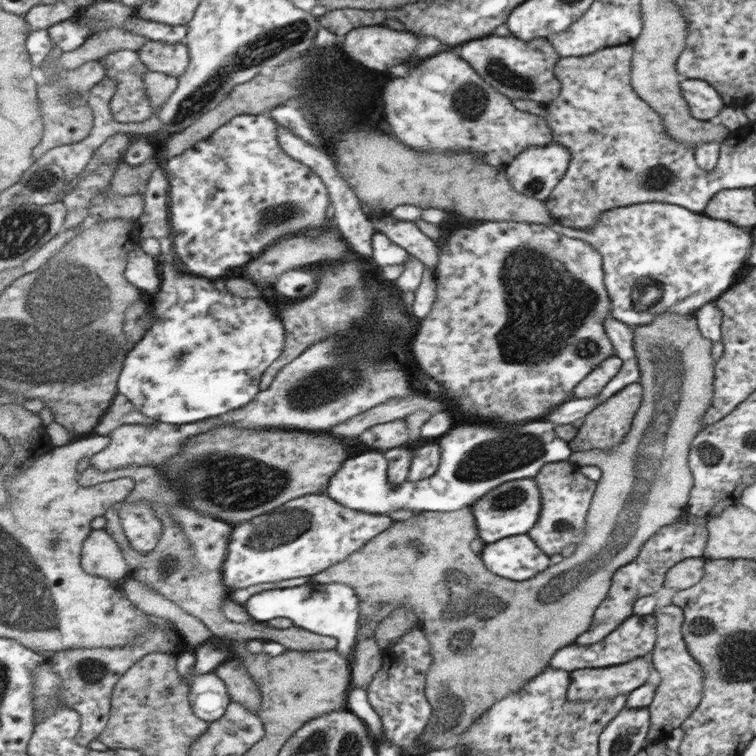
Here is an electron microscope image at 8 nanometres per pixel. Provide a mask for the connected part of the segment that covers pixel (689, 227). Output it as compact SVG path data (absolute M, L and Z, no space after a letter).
M646 202L610 209L602 214L600 220L589 229L575 229L557 223L552 223L552 228L563 235L588 241L603 256L605 287L608 289L608 296L610 296L610 301L612 302L610 315L630 328L648 326L648 324L652 324L658 316L662 316L662 314L666 313L681 314L684 316L695 315L704 304L710 304L710 301L714 301L722 296L722 293L728 291L728 288L732 286L736 272L744 266L746 254L748 254L748 250L750 250L750 246L752 246L752 236L750 236L750 232L752 232L753 229L753 227L746 227L746 232L744 232L744 228L740 228L730 221L714 219L701 213L692 212L690 209L678 206L677 204L668 204L666 202Z

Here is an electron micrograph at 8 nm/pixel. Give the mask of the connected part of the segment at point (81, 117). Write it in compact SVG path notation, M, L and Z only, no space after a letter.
M92 61L77 68L76 70L65 70L61 74L61 78L53 83L42 83L38 86L38 94L40 94L40 110L44 116L44 132L43 141L34 148L34 158L40 160L50 149L75 142L83 141L90 136L92 128L94 128L94 112L86 101L76 102L73 105L72 100L77 95L88 97L90 90L99 82L107 77L107 68L102 61Z

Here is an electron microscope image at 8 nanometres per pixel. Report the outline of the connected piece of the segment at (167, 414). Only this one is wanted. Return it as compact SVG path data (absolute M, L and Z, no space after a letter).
M166 268L164 270L164 280L162 288L156 296L156 302L152 304L155 308L155 320L145 337L131 351L127 357L126 369L122 372L122 380L119 381L120 393L129 396L129 399L148 416L158 419L159 421L185 425L190 423L198 423L214 416L221 416L230 410L242 408L246 406L250 400L254 400L254 396L261 391L260 383L264 371L278 358L284 350L285 328L281 318L278 318L272 308L260 300L260 298L236 298L234 294L226 292L226 290L216 290L214 284L208 278L200 278L194 274L182 274L174 268Z

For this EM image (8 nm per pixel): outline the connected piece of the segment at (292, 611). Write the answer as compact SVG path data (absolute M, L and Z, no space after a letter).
M307 583L304 586L296 586L296 588L282 588L262 591L252 595L244 604L243 607L248 611L248 614L255 622L267 622L273 618L287 618L290 619L294 625L305 628L306 630L337 638L338 649L344 658L349 659L353 656L355 643L357 640L358 620L360 611L358 608L358 597L350 586L331 583Z

